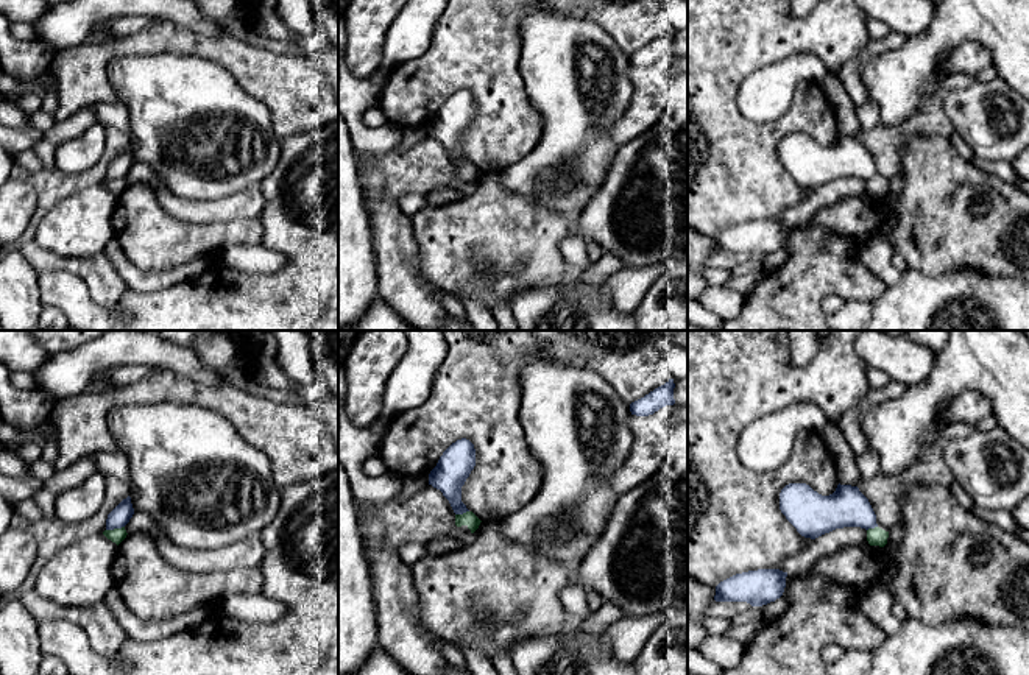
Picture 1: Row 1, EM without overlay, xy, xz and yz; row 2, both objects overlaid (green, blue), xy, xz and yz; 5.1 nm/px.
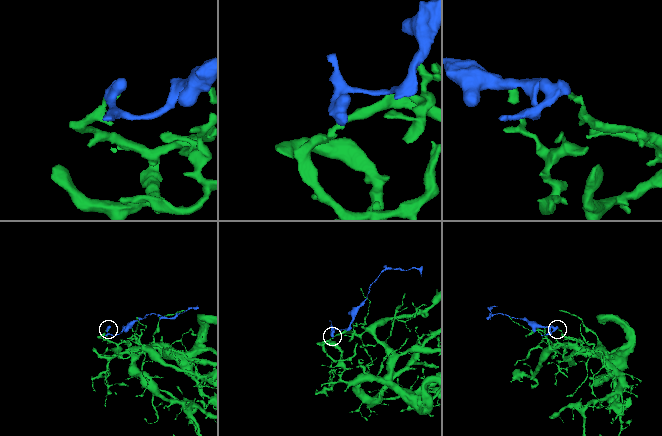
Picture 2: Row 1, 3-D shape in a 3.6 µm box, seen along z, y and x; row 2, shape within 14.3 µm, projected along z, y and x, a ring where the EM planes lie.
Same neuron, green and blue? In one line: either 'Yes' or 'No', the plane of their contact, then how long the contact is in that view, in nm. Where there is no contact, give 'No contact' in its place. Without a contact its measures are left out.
No. Touches green in xy. Shared border 100 nm

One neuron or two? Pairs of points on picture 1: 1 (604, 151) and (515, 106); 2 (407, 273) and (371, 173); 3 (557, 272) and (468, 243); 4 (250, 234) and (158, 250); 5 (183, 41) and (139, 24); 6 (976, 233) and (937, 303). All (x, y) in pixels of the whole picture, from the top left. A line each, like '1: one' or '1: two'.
1: two
2: one
3: one
4: one
5: two
6: two

